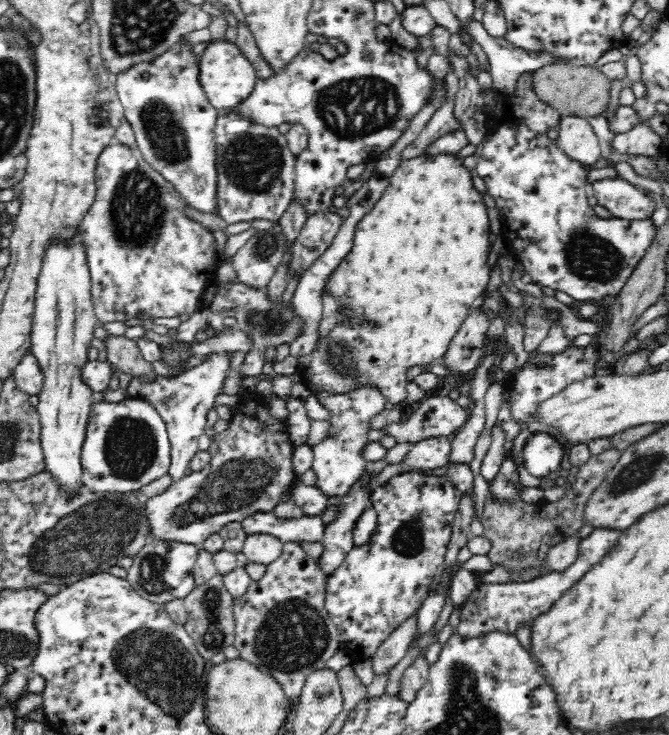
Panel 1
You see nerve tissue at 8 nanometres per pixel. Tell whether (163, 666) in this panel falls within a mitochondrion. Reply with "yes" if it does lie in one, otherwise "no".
yes

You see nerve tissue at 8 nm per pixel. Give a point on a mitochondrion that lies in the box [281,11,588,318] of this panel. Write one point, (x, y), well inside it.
(325, 104)

